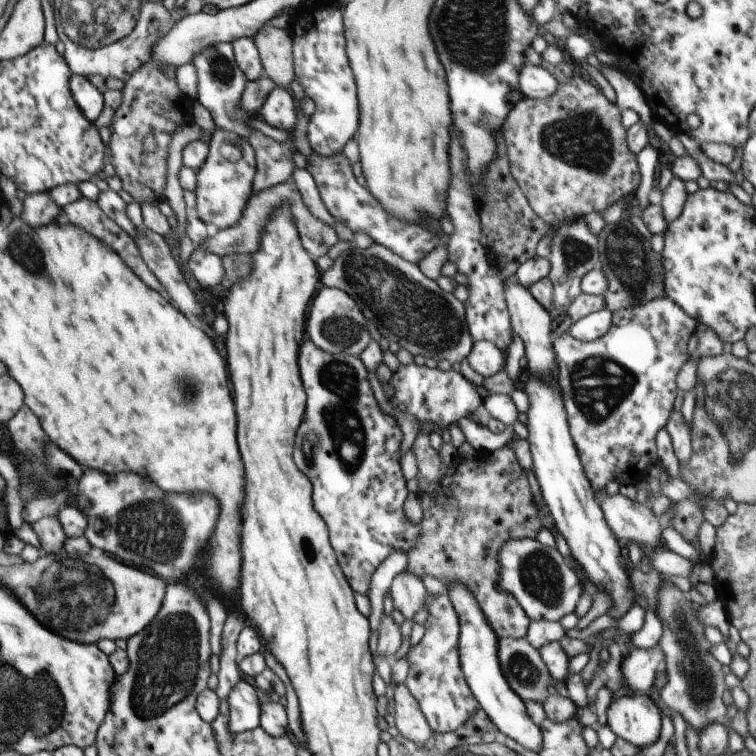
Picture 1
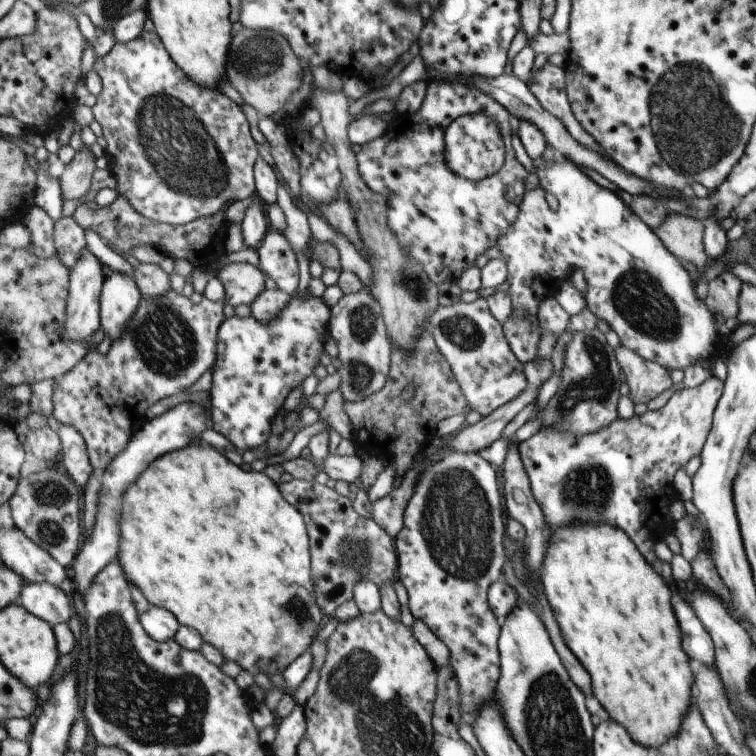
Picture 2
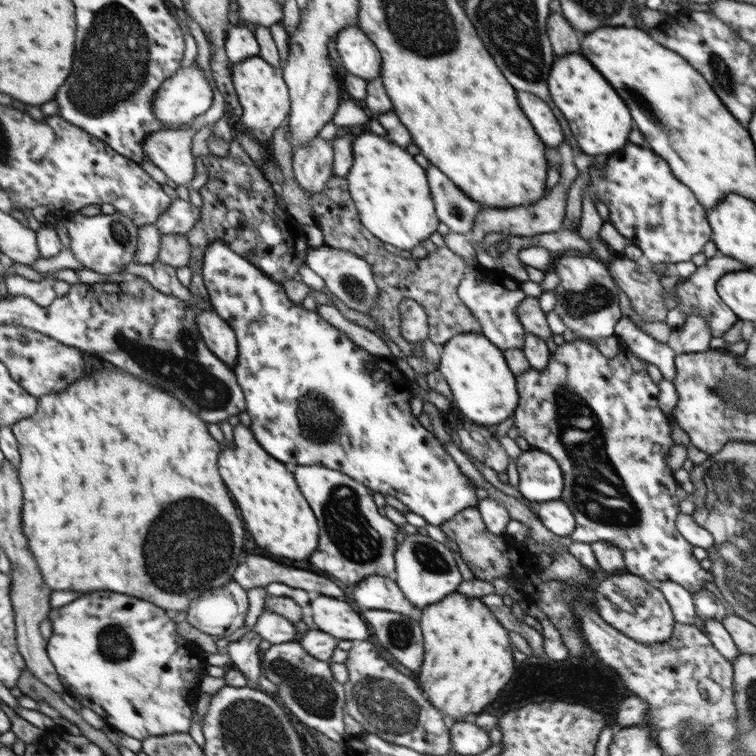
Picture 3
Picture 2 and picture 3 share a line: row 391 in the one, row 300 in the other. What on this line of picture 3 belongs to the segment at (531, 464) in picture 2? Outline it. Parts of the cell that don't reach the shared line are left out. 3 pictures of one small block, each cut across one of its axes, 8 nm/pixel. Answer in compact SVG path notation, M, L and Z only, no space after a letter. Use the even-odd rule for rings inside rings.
M716 249L714 256L707 258L706 263L699 266L692 276L684 279L683 282L680 282L675 286L674 297L680 309L684 312L684 314L686 314L686 317L688 317L690 313L698 311L698 313L700 313L700 315L708 321L708 327L710 327L713 337L723 337L725 332L730 330L738 319L736 314L734 314L734 311L732 311L726 303L724 303L716 290L718 280L722 278L724 274L728 274L734 269L738 271L755 271L754 268L748 268L748 265L744 265L744 263L740 263L740 261L733 260L732 257L728 257Z

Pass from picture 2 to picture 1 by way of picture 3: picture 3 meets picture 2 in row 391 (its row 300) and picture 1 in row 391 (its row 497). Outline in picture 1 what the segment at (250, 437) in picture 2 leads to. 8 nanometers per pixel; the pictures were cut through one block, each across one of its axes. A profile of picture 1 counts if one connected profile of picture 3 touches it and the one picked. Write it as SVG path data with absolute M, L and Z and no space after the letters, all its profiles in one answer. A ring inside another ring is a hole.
M399 364L397 372L392 374L388 382L394 394L388 398L396 412L414 416L420 425L432 422L434 430L446 429L451 423L471 415L483 404L481 396L463 375L456 370L443 372L438 368L427 368L425 365Z

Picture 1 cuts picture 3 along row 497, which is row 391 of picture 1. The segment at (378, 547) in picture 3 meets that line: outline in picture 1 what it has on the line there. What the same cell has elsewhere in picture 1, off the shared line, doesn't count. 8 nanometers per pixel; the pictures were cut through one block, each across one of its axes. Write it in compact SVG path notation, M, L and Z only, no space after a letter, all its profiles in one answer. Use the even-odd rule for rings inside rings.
M306 340L298 350L298 366L308 402L296 434L294 462L314 486L314 510L326 522L330 545L351 590L366 595L372 575L382 562L397 550L409 555L423 532L420 520L410 520L404 511L409 492L400 464L403 433L396 420L379 408L367 378L367 368L359 357L347 353L331 354ZM310 434L316 436L316 442L310 440Z

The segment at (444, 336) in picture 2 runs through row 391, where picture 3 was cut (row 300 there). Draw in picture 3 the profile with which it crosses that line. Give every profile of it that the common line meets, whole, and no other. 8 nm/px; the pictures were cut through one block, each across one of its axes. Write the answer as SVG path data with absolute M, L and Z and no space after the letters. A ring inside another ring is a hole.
M470 267L458 287L458 296L468 306L476 322L479 322L480 332L476 332L477 334L484 335L502 351L523 348L525 330L518 318L516 306L520 306L527 295L519 282L502 270Z

